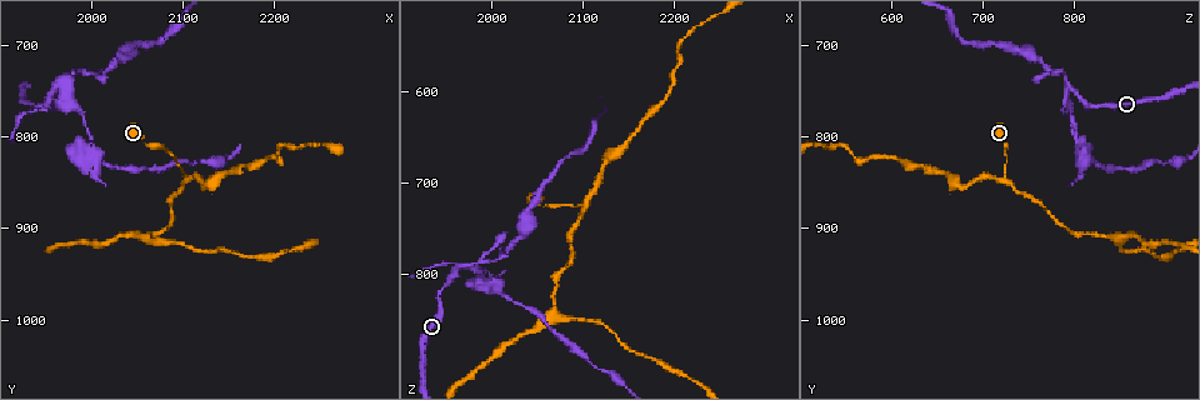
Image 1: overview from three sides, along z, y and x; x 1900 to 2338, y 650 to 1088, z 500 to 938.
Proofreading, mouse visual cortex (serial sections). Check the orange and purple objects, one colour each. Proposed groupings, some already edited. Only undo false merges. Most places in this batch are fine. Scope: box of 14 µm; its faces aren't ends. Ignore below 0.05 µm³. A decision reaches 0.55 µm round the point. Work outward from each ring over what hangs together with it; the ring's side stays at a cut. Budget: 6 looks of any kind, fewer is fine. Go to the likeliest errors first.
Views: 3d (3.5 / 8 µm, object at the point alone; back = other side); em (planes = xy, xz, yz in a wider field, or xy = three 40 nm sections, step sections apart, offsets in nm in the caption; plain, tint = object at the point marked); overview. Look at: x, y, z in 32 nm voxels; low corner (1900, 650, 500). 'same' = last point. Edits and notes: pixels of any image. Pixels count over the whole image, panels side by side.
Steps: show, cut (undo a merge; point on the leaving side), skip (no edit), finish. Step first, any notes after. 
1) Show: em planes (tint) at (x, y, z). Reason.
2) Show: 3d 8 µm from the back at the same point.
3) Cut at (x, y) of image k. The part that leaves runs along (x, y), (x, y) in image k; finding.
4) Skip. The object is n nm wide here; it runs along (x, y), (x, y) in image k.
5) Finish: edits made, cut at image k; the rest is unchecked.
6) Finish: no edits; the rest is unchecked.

Show: 3d 3.5 µm at (1965, 750, 790). A narrow waist.

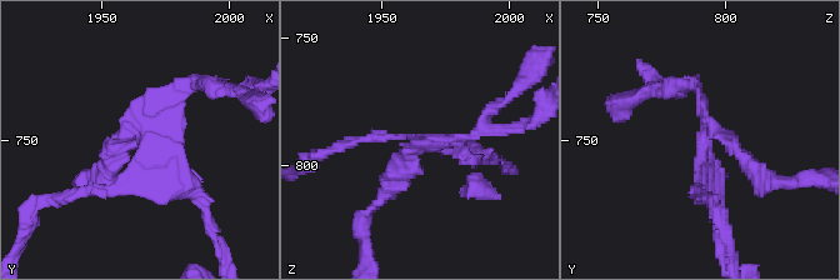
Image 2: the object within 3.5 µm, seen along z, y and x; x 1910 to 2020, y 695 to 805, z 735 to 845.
Show: em xy step 5 (tint) at (1964, 748, 793). 4 arms meet here; the arms are 100, 100, 200, 250 nm wide.

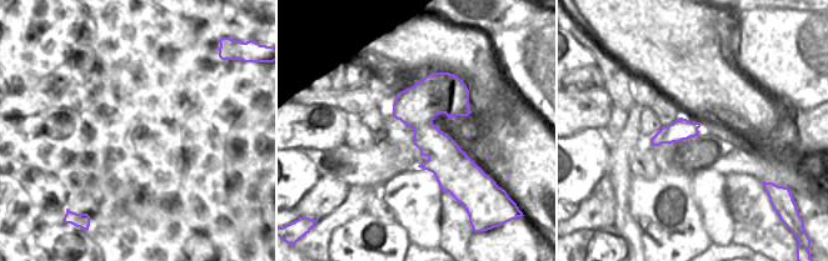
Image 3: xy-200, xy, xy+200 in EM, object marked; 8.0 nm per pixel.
Show: em planes (tint) at the same point. Cut it another way.

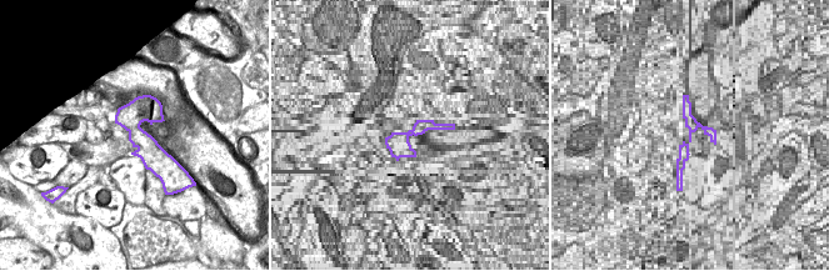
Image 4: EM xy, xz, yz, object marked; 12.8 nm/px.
Cut at (463, 158) of image 2. The part that leaves runs along (140, 135), (205, 204), (213, 235) in image 2; two cells meet here.

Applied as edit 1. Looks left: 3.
Show: 3d 3.5 µm at (2105, 845, 725).

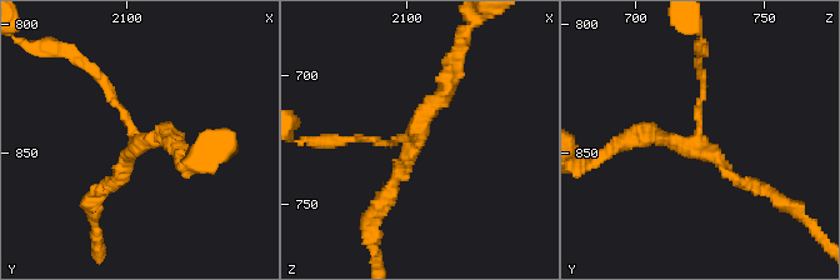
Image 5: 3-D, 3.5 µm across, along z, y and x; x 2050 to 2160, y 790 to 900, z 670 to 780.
Show: em xy step 5 (tint) at (2103, 846, 724). 3 arms meet here; the arms are 100, 150, 200 nm wide; need the tissue.

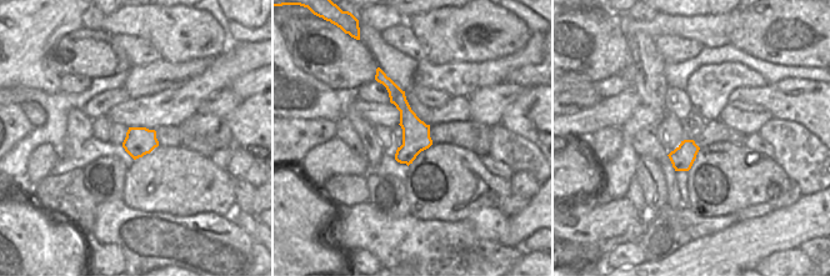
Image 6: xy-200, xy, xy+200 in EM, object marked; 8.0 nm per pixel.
Skip. It runs along (385, 79), (408, 116), (409, 160) in image 6; continuous, no second cell.

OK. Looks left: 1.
Finish: edits made, cut at image 2; the rest is unchecked.

